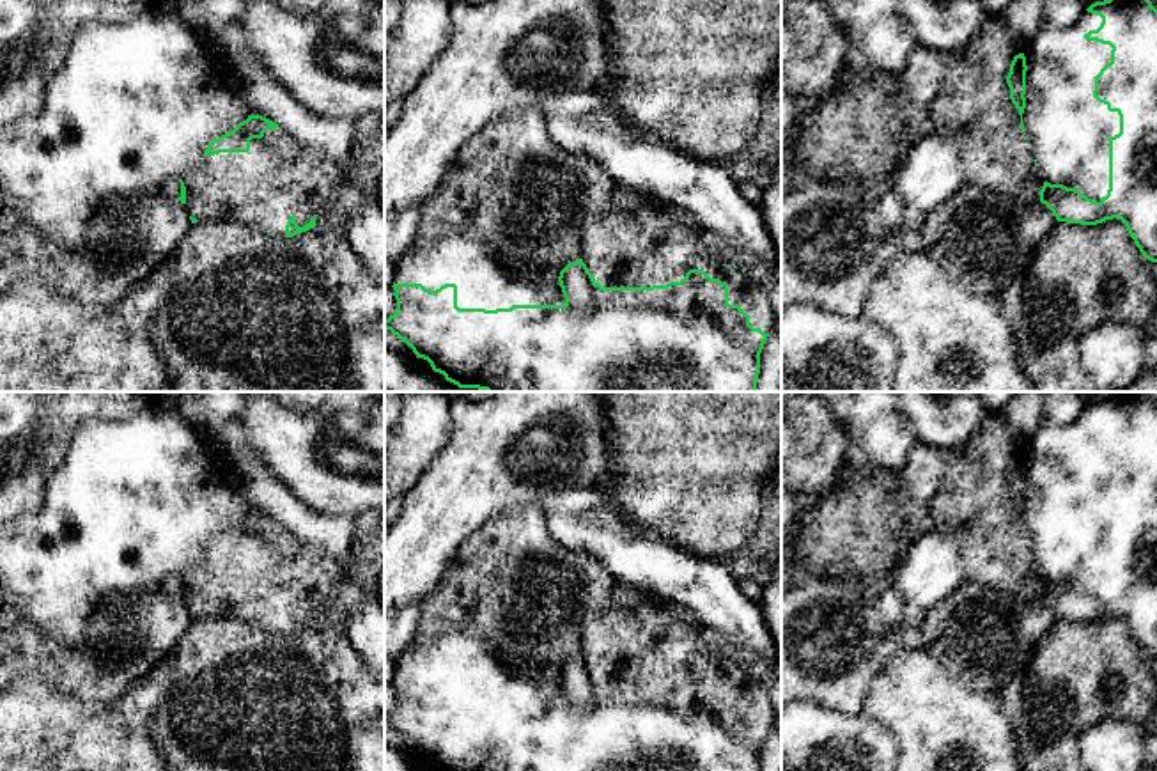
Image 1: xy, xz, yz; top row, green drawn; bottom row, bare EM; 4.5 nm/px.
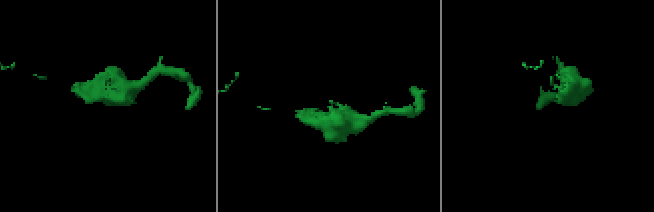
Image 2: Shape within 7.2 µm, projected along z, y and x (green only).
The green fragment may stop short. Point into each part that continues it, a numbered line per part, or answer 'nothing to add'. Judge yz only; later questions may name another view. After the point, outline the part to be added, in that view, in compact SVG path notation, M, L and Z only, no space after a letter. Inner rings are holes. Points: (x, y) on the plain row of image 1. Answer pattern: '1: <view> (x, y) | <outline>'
1: yz (1069, 527) | M1088 408L1067 425L1056 425L1044 417L1024 445L1028 468L1022 510L1024 530L1044 576L1075 585L1097 599L1109 587L1109 535L1120 530L1118 509L1109 509L1107 502L1093 495L1095 473L1111 459L1113 447L1109 441L1084 436L1100 420L1102 415Z

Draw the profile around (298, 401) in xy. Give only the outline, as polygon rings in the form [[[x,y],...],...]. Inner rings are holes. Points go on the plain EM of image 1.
[[[266,392],[278,404],[292,411],[328,409],[340,413],[346,409],[367,409],[384,397],[384,392]]]

